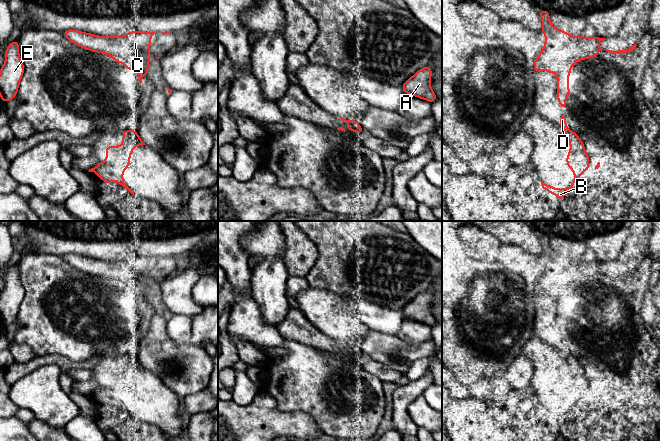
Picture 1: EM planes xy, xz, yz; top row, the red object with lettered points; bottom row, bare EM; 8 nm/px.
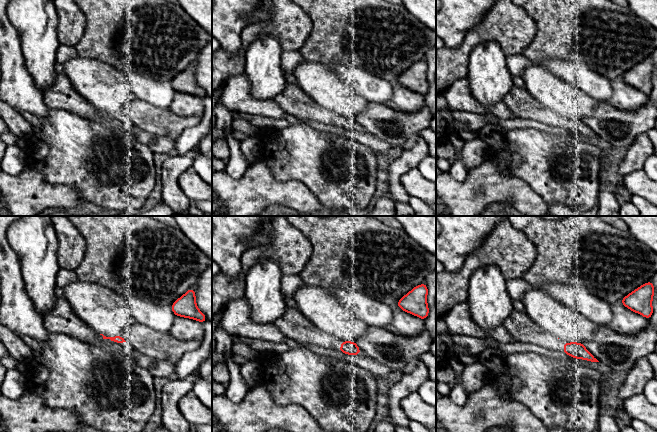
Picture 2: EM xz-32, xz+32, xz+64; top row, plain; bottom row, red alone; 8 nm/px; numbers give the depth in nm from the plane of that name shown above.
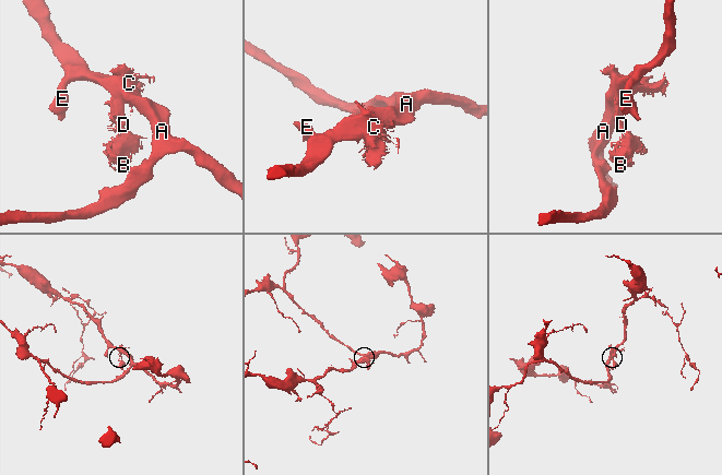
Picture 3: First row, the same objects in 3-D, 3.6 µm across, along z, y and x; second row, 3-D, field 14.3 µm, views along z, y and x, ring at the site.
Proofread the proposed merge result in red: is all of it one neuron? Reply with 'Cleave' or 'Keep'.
Cleave

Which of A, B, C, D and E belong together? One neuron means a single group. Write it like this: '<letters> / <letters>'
A C D E / B

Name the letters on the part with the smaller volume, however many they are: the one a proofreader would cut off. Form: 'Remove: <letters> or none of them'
Remove: B

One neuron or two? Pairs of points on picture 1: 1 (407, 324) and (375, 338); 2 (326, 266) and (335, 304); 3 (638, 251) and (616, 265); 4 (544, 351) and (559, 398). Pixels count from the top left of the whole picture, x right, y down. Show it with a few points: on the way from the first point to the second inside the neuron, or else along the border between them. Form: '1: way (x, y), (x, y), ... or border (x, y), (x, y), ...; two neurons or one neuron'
1: border (396, 335), (407, 342), (418, 344); two neurons
2: border (309, 286), (327, 289), (341, 296); two neurons
3: way (633, 254), (621, 265); one neuron
4: way (549, 363), (550, 386); one neuron

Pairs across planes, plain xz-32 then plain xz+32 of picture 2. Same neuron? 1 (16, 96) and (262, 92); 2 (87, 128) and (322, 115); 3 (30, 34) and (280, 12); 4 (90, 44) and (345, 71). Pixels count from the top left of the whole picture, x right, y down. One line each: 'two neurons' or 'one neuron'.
1: two neurons
2: two neurons
3: two neurons
4: two neurons

